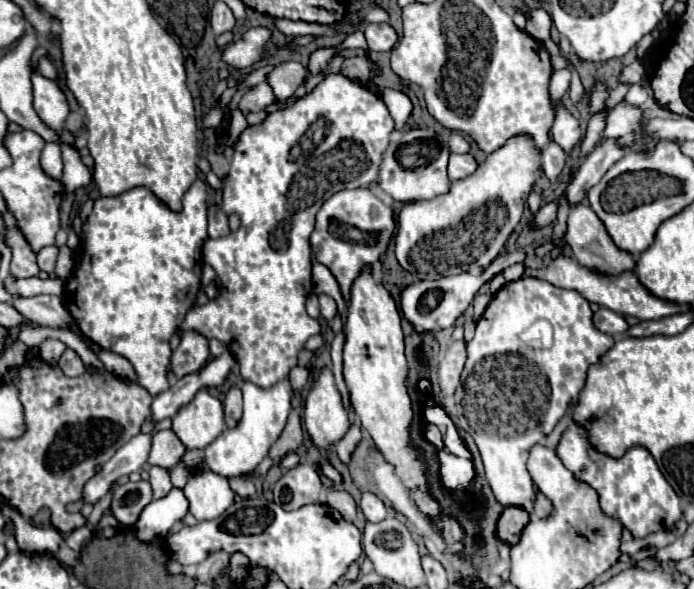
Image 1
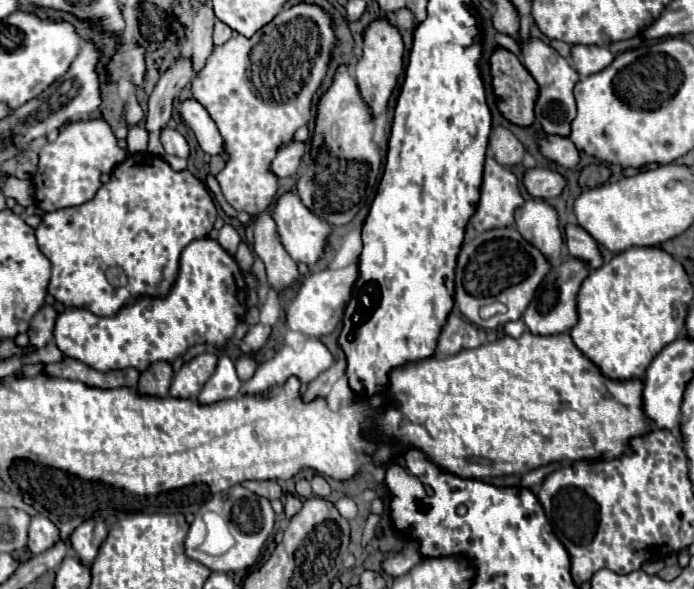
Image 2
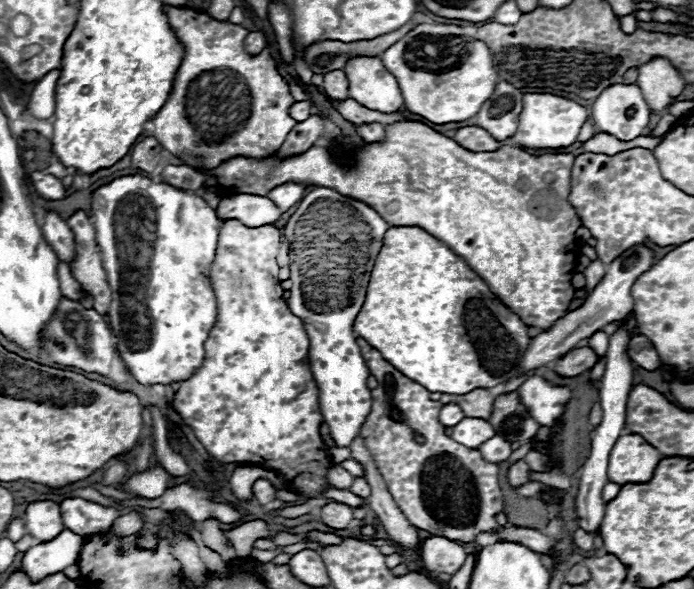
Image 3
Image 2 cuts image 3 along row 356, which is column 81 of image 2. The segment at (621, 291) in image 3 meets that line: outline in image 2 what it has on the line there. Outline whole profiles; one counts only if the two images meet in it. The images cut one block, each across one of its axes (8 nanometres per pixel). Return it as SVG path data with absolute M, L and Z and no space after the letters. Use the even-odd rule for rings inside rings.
M90 518L72 532L72 548L84 564L92 564L106 536L108 536L108 526L104 518Z

